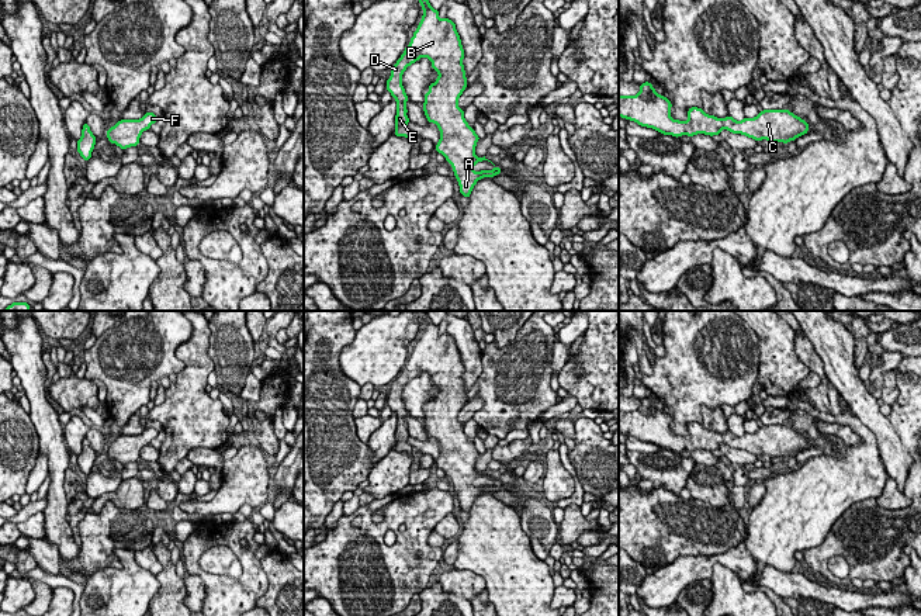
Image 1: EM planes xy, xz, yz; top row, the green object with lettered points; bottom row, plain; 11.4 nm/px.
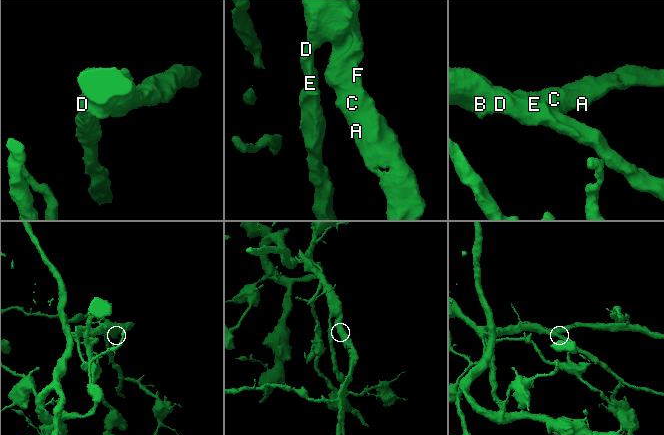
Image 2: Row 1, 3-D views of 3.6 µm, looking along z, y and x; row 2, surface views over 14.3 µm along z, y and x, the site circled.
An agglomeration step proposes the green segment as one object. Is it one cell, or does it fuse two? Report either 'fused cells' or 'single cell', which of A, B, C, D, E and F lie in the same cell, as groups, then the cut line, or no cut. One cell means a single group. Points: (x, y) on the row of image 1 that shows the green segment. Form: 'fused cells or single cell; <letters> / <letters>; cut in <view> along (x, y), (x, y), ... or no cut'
single cell; A B C D E F; no cut

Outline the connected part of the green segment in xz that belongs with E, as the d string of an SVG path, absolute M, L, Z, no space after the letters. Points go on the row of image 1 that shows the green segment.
M419 0L423 15L409 45L391 69L387 80L387 90L397 100L395 135L412 138L408 129L406 117L408 96L402 86L402 75L408 66L426 56L432 62L433 70L439 73L434 83L425 93L423 111L429 122L437 125L440 141L436 145L451 165L460 186L460 193L470 198L470 194L482 177L494 177L502 172L498 166L494 170L474 172L472 167L484 158L475 156L475 146L479 136L464 118L464 111L458 107L458 97L467 87L464 65L464 49L456 24L446 18L439 18L429 0Z

